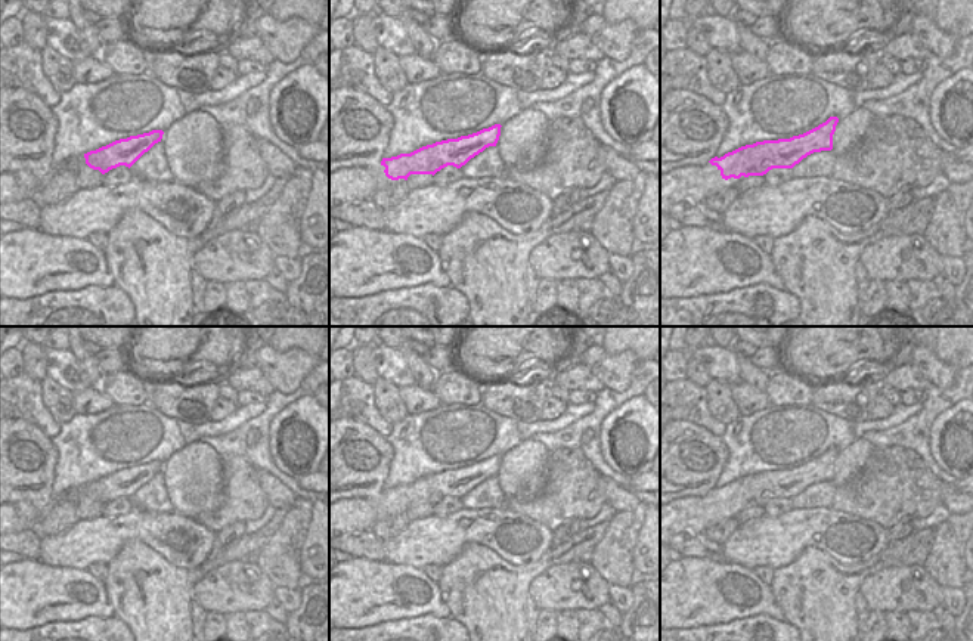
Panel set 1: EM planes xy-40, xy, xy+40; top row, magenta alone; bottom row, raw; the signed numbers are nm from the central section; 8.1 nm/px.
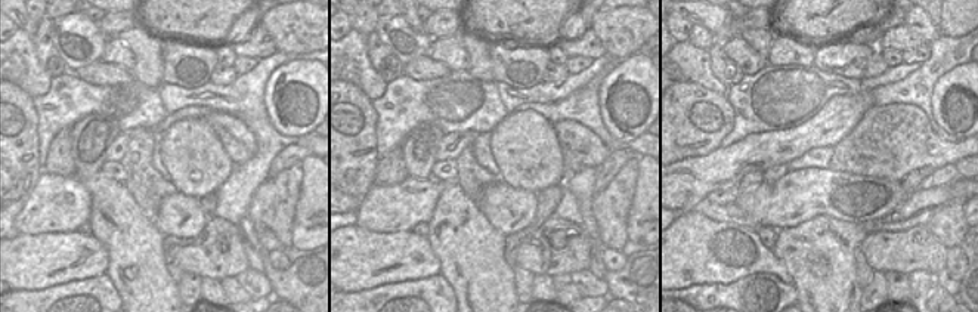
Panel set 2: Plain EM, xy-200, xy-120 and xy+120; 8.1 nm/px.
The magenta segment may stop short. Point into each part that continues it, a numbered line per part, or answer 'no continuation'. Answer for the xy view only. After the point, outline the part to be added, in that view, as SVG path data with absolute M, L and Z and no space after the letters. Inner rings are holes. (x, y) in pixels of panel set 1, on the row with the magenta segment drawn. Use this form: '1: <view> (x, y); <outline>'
1: xy (347, 185); M379 164L372 170L341 168L329 174L329 210L354 201L369 201L378 189L406 182L388 179L384 170Z

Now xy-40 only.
no continuation

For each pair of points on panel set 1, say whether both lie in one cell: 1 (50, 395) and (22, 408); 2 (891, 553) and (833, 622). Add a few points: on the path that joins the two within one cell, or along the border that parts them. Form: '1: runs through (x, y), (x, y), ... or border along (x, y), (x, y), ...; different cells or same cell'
1: border along (39, 383), (42, 402), (58, 424); different cells
2: runs through (871, 566), (863, 570), (833, 603); same cell

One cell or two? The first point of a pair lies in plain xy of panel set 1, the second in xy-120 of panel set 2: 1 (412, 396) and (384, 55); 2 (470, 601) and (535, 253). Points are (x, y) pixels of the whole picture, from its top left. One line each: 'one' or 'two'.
1: two
2: two

